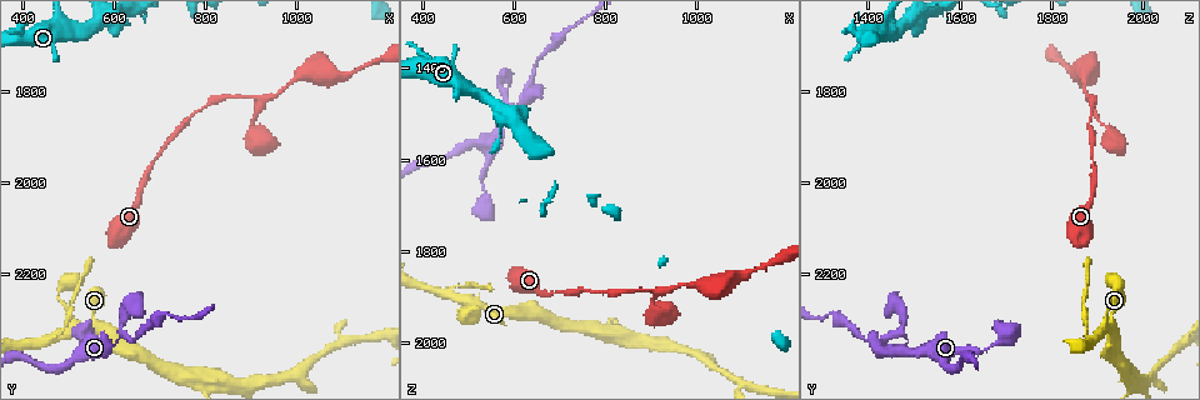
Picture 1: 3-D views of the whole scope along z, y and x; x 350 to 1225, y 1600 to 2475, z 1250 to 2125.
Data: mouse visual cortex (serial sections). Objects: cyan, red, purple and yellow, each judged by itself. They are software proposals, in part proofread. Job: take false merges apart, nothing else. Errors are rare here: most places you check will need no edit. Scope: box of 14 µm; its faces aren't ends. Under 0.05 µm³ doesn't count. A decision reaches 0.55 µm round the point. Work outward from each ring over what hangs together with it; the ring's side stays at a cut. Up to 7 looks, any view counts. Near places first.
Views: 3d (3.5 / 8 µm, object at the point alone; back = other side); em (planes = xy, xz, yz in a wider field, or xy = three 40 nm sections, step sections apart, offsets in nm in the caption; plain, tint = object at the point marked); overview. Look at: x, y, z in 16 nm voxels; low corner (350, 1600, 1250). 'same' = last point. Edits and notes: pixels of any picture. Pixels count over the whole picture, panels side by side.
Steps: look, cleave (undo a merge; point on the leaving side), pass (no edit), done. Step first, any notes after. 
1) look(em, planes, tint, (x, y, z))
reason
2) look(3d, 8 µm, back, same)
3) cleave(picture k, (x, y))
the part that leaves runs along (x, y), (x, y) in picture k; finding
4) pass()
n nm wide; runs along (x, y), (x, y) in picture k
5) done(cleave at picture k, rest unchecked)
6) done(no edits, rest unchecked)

look(3d, 3.5 µm, (615, 2335, 1475))

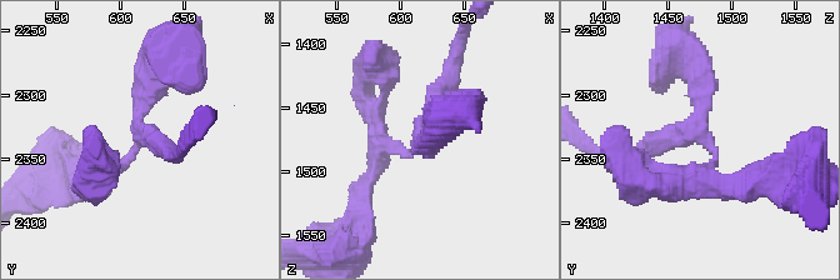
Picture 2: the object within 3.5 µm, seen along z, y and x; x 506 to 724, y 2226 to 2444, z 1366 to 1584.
pass()
arms of 250, 250, 300 nm; runs along (98, 184), (136, 149), (163, 61) in picture 2; all the same cell

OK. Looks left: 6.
look(3d, 3.5 µm, back, (465, 2340, 1900))
narrows sharply

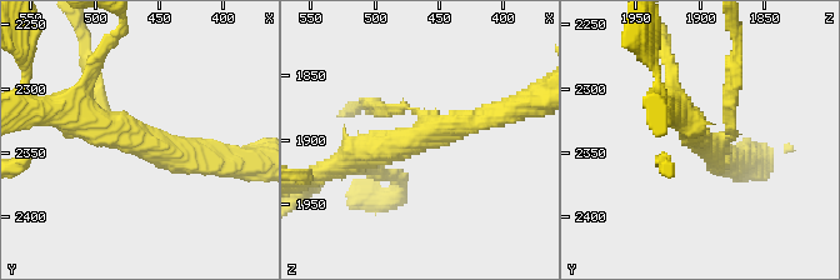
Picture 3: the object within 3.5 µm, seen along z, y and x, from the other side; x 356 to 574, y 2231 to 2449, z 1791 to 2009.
look(em, xy, step 2, tint, (460, 2338, 1896))
3 arms; arms of 150, 300, 350 nm; need the tissue

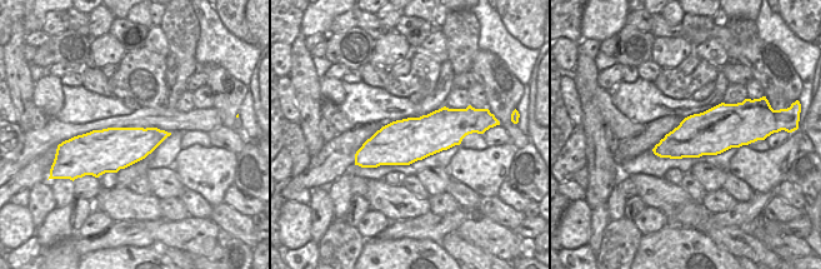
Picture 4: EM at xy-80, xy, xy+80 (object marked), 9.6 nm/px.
pass()
runs along (70, 111), (124, 139), (220, 161) in picture 3; continuous, no second cell

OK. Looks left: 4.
look(3d, 3.5 µm, (905, 1820, 1885))
side arm on a straight run

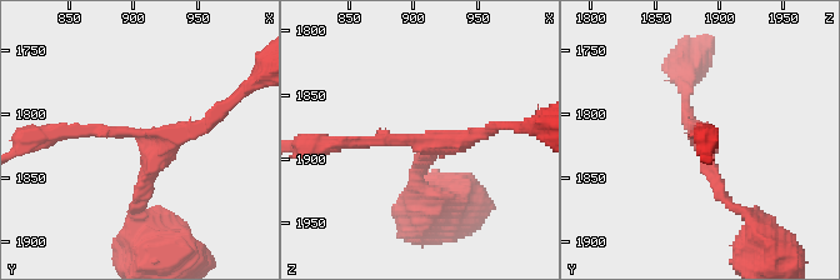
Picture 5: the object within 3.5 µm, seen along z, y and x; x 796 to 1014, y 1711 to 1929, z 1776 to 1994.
look(em, planes, tint, (910, 1814, 1884))
3 arms; arms of 150, 150, 150 nm; now the EM

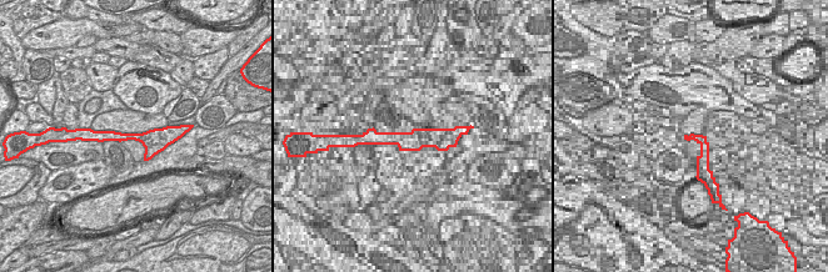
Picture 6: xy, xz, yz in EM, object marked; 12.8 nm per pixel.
pass()
runs along (69, 133), (176, 136), (223, 109) in picture 5; all the same cell

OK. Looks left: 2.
done(no edits, rest unchecked)

